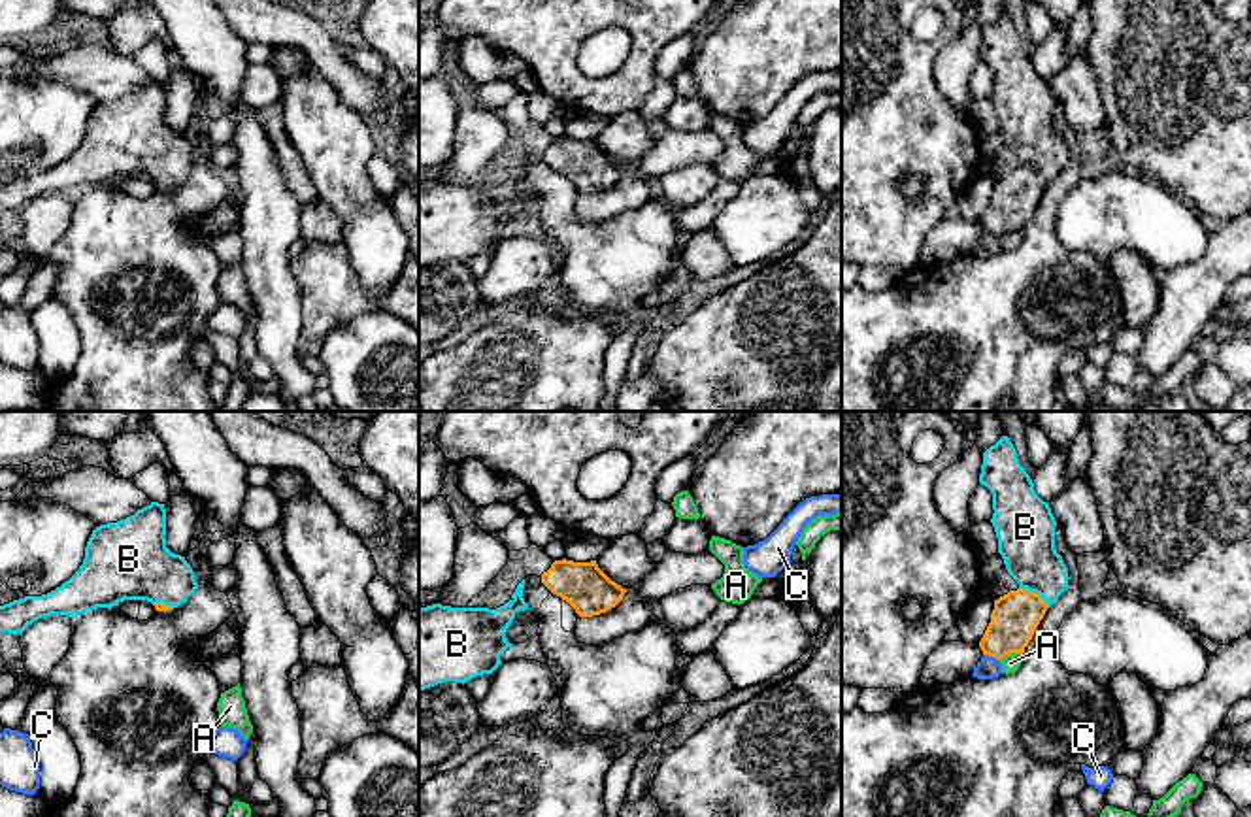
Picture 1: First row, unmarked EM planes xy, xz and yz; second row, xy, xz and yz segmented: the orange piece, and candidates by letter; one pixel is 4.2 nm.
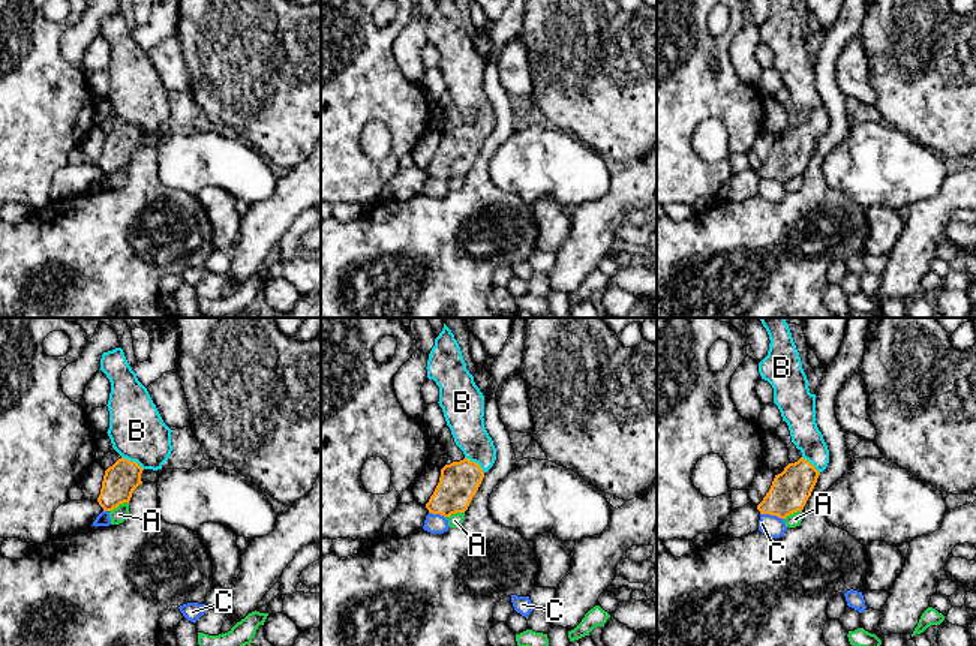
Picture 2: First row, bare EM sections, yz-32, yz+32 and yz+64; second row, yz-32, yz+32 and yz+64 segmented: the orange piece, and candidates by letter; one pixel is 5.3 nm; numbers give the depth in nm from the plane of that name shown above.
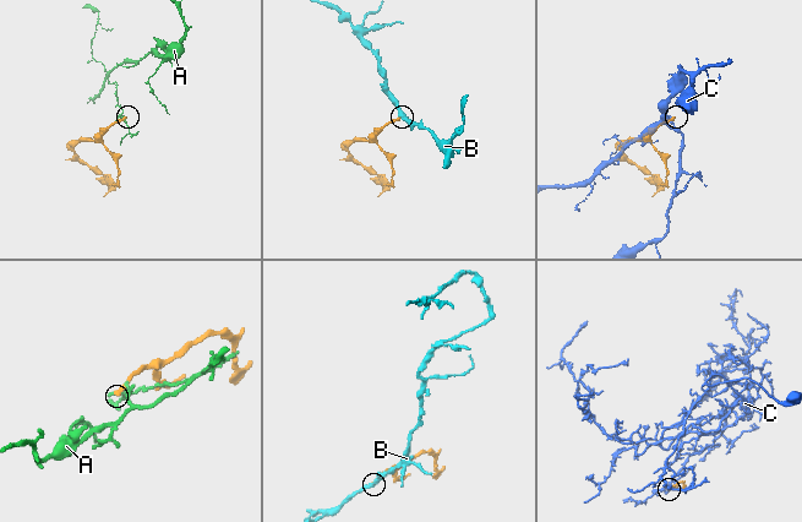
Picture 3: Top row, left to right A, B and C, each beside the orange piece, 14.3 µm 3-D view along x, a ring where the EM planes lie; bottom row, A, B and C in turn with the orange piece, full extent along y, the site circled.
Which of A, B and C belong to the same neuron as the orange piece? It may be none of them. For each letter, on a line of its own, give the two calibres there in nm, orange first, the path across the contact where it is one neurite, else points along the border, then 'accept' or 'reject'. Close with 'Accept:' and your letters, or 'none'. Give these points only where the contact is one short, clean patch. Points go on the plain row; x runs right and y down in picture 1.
A: 200/80 nm | reject
B: 200/240 nm | across yz (1016, 193), (1034, 170), (1034, 140), (1025, 114) | accept
C: 200/90 nm | along yz (984, 231), (999, 238) | reject
Accept: B

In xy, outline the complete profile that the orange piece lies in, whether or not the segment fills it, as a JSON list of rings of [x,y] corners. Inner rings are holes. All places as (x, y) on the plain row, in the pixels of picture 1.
[[[164,81],[92,108],[79,147],[55,168],[0,183],[0,209],[17,213],[49,192],[74,194],[123,177],[147,177],[170,189],[198,166],[185,134],[166,125]]]

